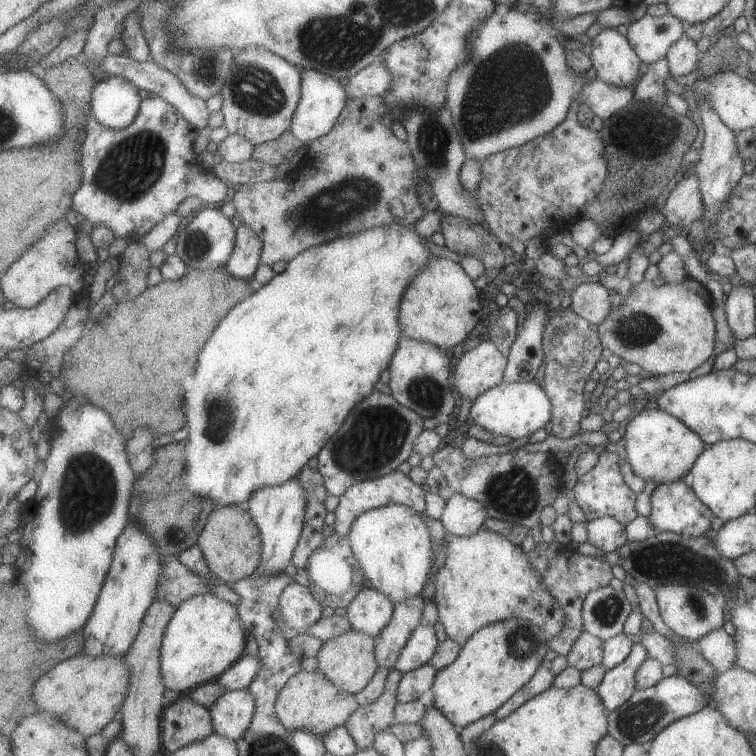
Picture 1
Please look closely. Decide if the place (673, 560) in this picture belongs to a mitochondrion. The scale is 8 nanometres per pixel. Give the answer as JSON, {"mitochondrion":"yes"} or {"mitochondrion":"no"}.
{"mitochondrion":"yes"}

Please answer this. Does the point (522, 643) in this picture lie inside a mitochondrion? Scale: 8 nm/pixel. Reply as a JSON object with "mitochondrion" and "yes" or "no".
{"mitochondrion":"yes"}

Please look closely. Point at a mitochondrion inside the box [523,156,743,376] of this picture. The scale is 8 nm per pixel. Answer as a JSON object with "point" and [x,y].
{"point":[641,329]}

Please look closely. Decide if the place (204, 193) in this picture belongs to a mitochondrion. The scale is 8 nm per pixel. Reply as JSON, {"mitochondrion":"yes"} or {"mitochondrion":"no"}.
{"mitochondrion":"no"}

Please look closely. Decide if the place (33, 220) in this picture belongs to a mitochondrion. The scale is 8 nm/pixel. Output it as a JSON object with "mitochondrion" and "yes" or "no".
{"mitochondrion":"no"}

